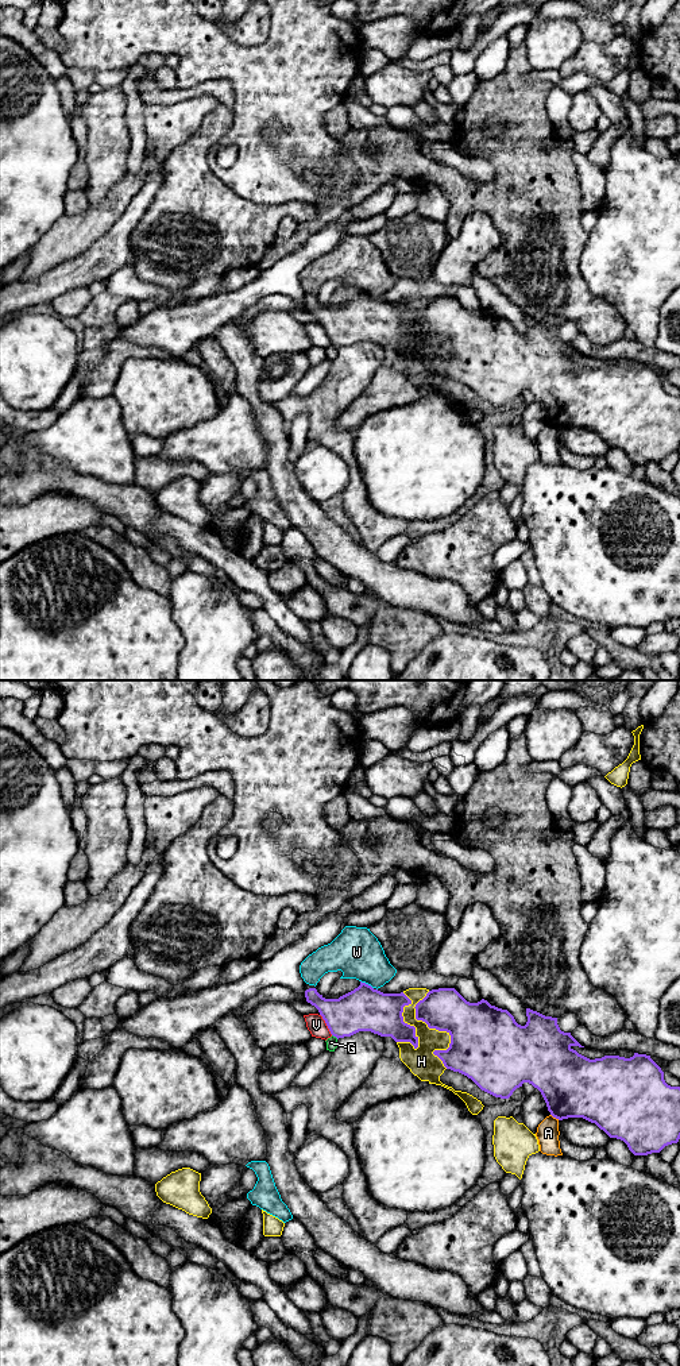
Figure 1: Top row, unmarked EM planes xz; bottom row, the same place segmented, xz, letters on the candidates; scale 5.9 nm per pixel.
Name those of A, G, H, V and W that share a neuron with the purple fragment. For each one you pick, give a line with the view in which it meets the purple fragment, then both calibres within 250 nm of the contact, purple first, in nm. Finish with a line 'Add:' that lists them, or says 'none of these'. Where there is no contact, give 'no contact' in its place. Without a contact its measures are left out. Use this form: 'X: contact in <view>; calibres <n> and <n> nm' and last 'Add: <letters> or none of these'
Add: none of these

